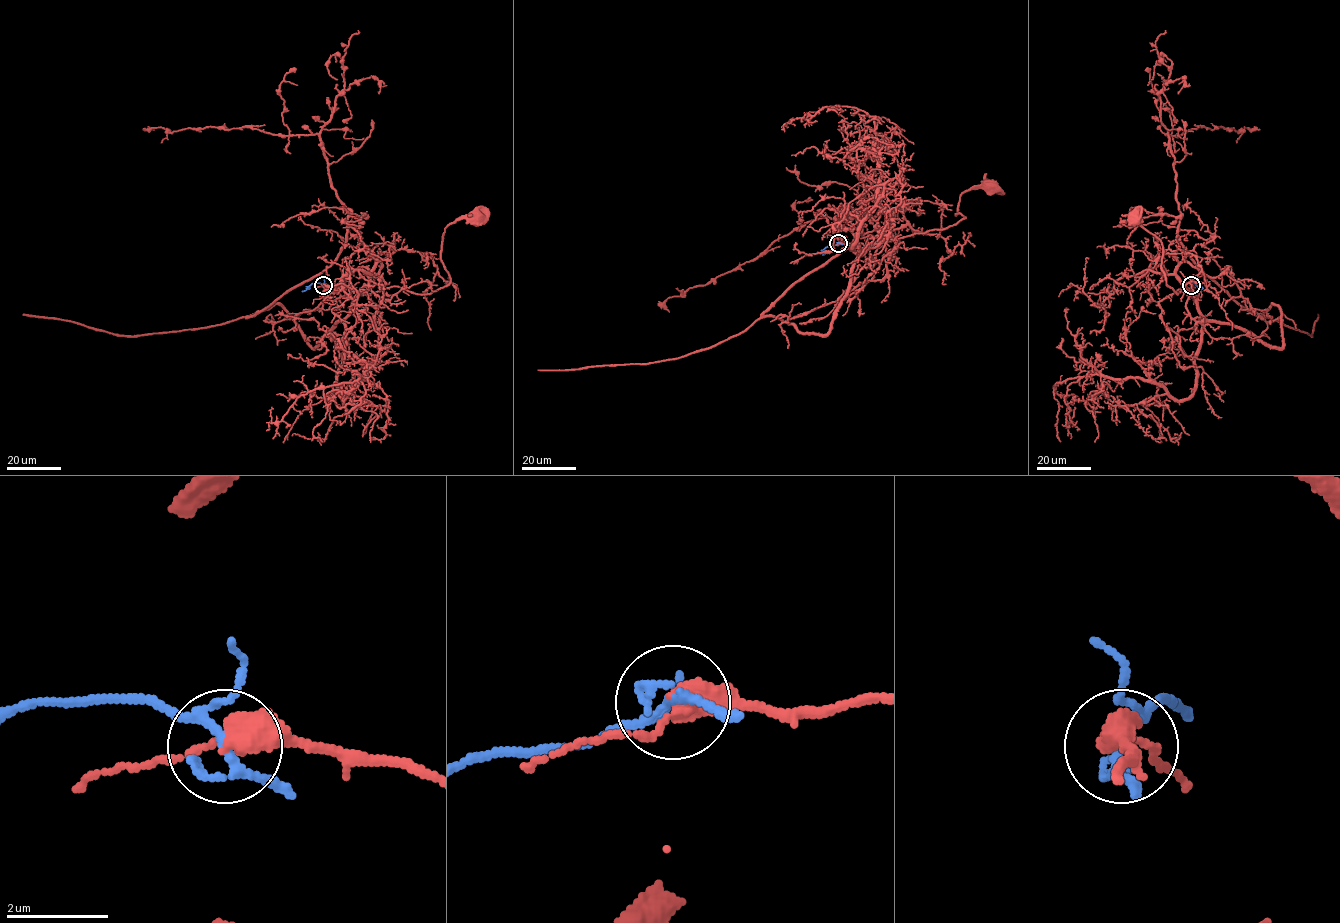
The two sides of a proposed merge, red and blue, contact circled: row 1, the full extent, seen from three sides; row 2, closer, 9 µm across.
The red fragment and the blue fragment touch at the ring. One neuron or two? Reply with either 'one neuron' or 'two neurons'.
two neurons

